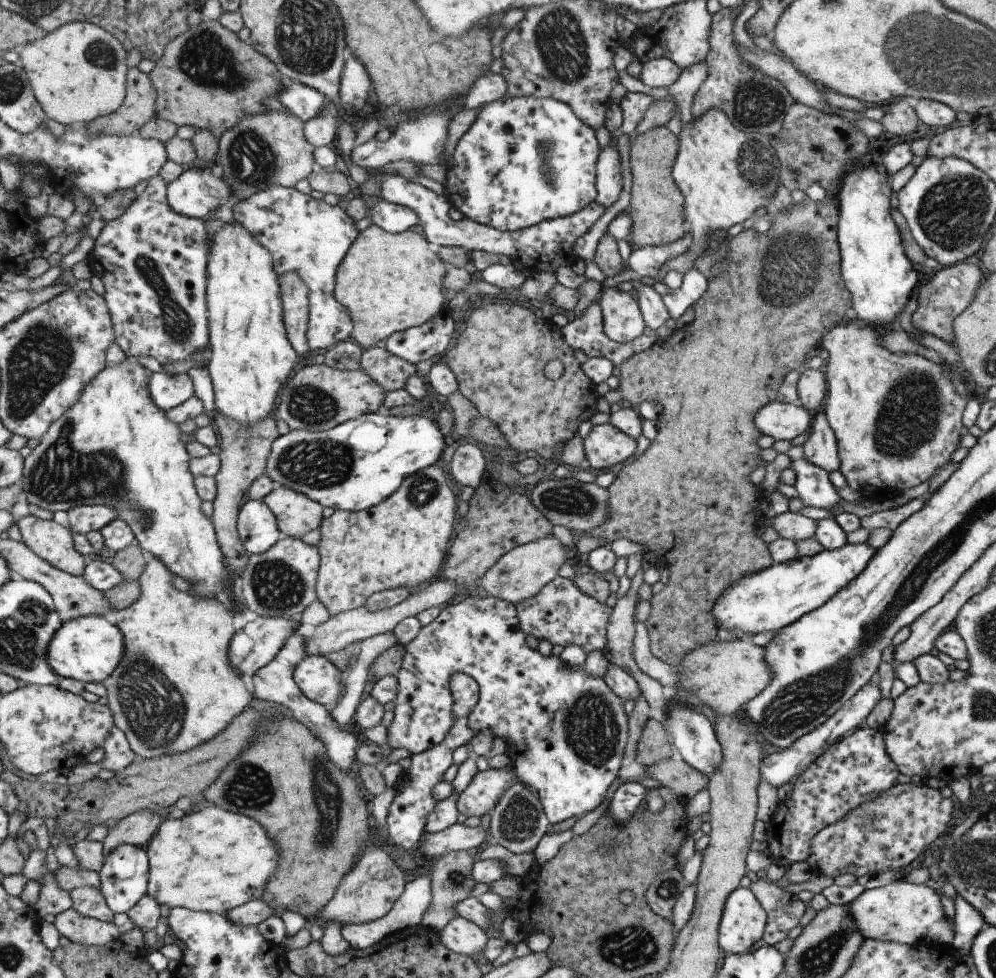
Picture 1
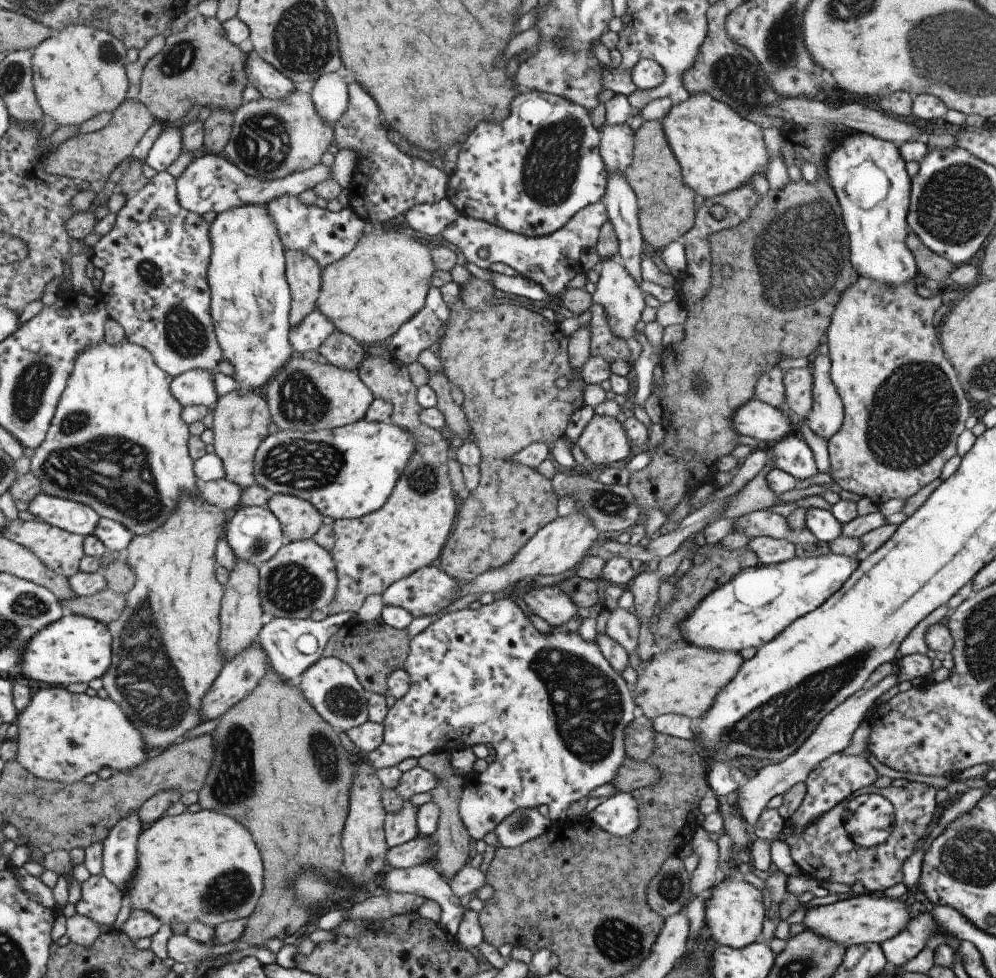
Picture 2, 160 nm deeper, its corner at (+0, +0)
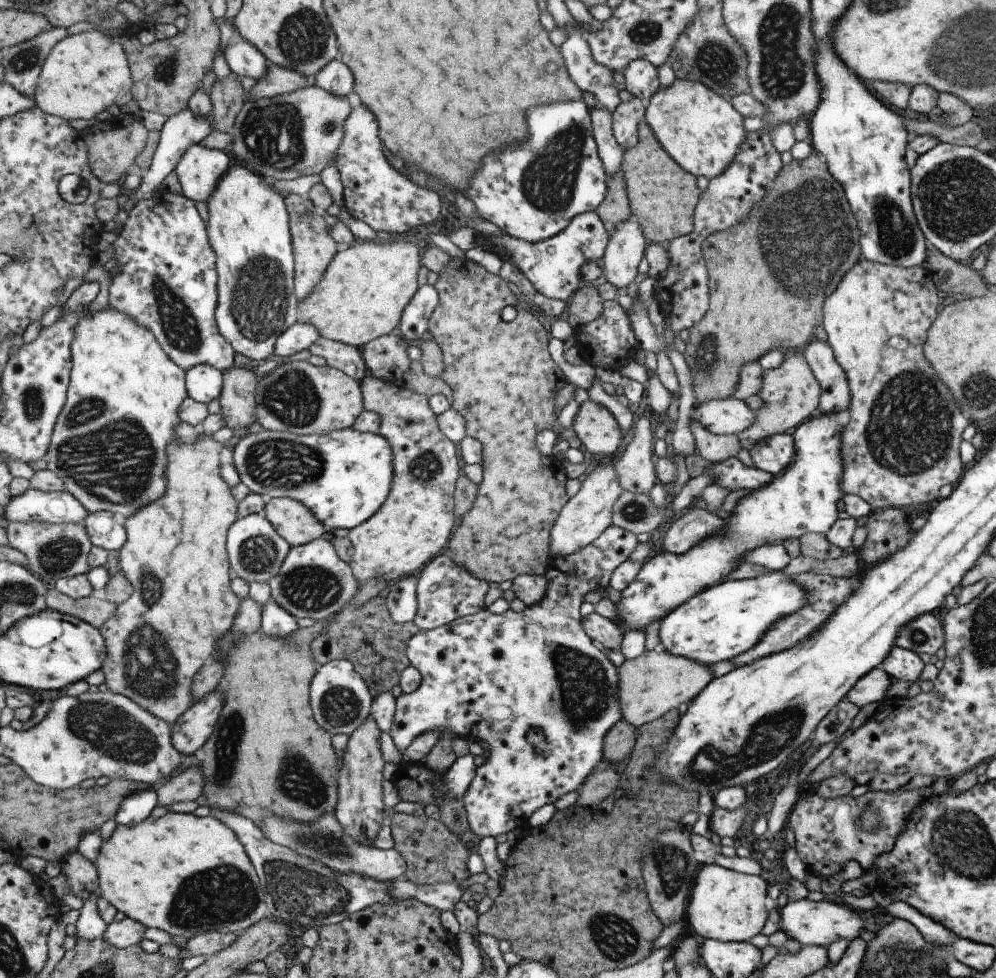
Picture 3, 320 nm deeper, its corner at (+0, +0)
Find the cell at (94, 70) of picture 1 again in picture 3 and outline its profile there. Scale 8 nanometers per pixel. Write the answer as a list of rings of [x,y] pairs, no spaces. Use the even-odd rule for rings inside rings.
[[[90,30],[67,36],[51,50],[37,86],[37,107],[68,120],[89,120],[113,104],[119,106],[131,97],[132,68],[120,39]]]

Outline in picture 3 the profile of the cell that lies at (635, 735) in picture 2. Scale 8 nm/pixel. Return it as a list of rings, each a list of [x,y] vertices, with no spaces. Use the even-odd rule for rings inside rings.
[[[622,719],[615,722],[603,738],[604,760],[622,765],[630,756],[635,742],[635,726]]]

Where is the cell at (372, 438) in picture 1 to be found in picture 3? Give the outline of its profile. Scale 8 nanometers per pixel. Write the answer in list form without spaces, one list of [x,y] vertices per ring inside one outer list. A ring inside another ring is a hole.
[[[354,427],[315,436],[264,429],[262,432],[242,438],[234,446],[229,457],[237,466],[242,483],[251,492],[264,495],[267,499],[296,499],[297,502],[309,506],[309,510],[313,510],[313,514],[324,523],[324,526],[333,528],[337,533],[344,533],[360,526],[381,509],[391,494],[396,473],[395,452],[389,440],[381,434],[359,432]]]

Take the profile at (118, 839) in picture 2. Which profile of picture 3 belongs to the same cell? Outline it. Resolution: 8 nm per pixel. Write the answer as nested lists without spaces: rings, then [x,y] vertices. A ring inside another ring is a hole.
[[[154,788],[141,790],[141,792],[127,796],[115,818],[117,826],[133,826],[145,822],[155,807],[159,805],[157,796],[157,791]]]

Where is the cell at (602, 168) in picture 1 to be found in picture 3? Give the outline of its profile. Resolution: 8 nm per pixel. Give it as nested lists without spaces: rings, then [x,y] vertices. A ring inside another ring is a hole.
[[[631,98],[619,105],[611,114],[611,132],[619,147],[628,151],[636,146],[637,126],[644,119],[644,108],[639,98]]]

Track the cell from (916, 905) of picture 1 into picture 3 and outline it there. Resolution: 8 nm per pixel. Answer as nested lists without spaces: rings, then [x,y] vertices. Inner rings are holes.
[[[836,897],[811,902],[807,898],[796,902],[784,901],[780,898],[777,907],[779,914],[779,930],[785,932],[788,938],[797,940],[801,946],[821,946],[827,948],[831,943],[845,938],[851,942],[859,938],[861,932],[865,931],[865,915],[863,912],[851,910],[840,904]]]

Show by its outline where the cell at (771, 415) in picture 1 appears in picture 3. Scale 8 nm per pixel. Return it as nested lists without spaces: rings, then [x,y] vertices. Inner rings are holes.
[[[705,399],[691,409],[691,420],[697,420],[705,430],[717,435],[737,435],[755,420],[754,410],[747,408],[743,400]]]

